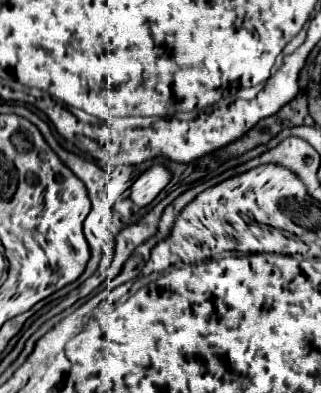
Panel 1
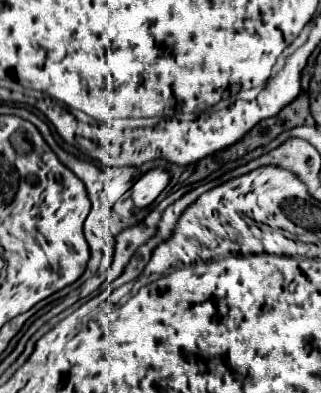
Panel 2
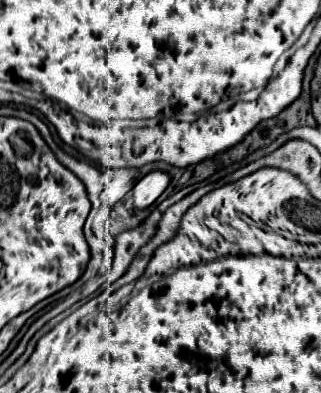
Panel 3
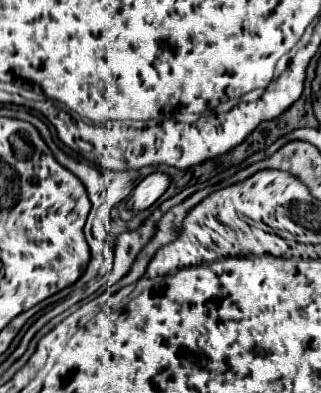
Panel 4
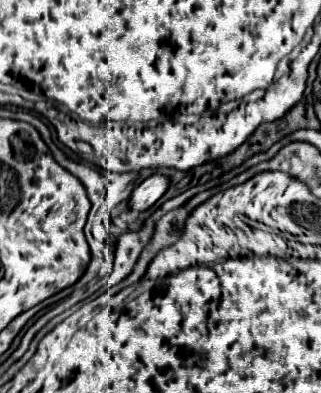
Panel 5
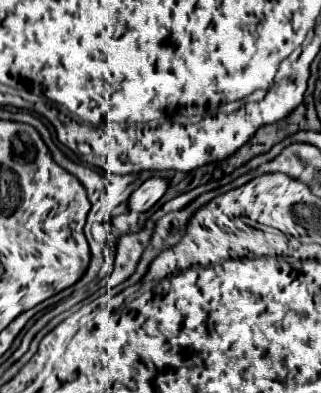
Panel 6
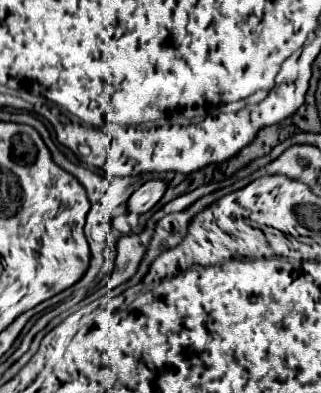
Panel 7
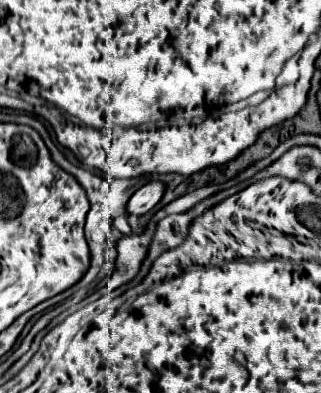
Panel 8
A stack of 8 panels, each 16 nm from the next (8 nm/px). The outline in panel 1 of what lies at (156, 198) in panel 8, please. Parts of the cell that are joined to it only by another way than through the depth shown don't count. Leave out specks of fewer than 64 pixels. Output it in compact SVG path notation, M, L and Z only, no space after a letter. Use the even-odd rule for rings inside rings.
M154 164L136 178L136 182L130 188L130 198L134 204L146 206L160 194L160 190L168 182L170 182L170 170L162 164Z

